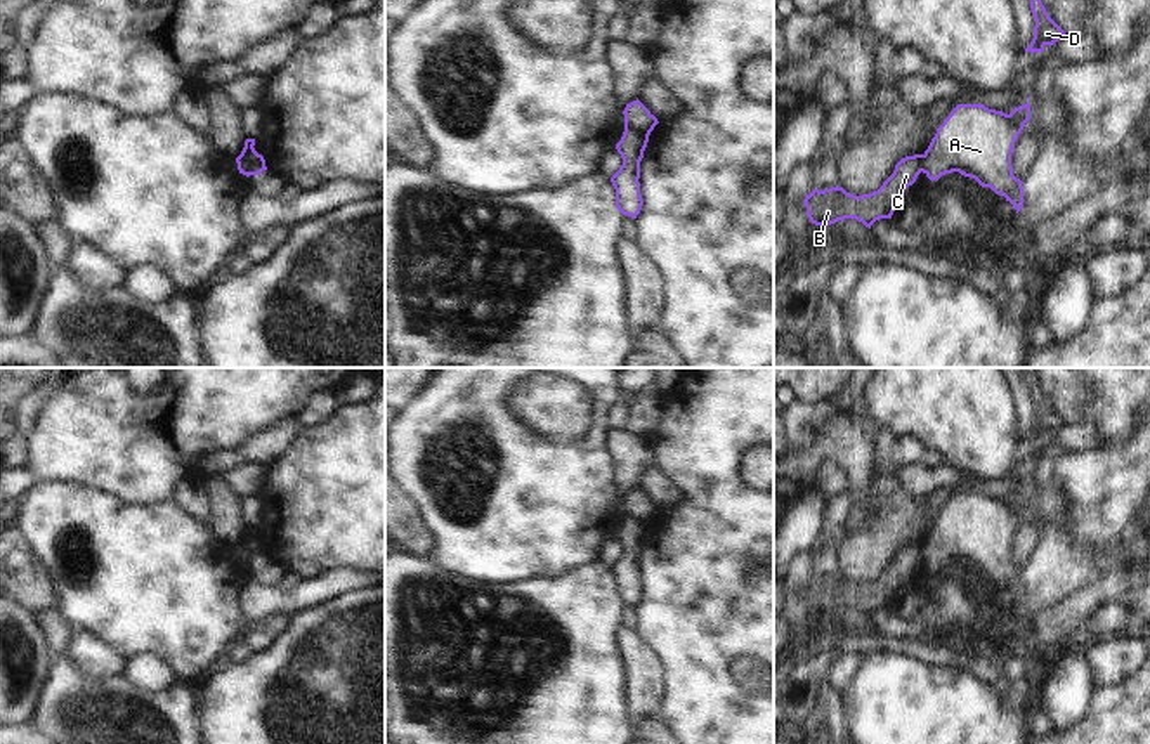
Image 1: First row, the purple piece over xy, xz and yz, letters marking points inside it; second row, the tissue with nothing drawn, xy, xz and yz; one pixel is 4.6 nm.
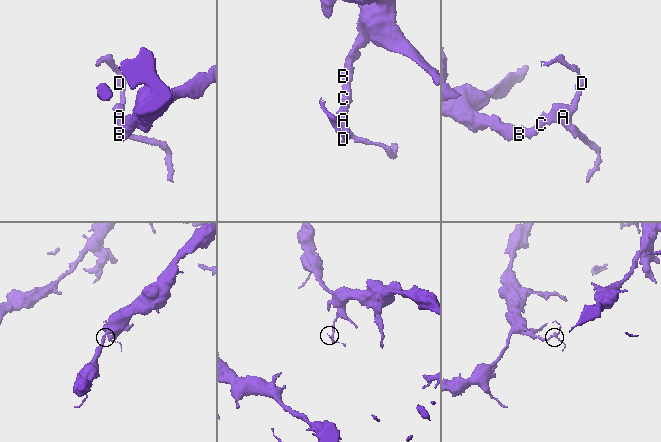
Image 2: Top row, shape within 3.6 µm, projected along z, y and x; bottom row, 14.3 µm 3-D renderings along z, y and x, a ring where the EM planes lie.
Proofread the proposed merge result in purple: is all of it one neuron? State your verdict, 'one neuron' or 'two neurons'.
two neurons

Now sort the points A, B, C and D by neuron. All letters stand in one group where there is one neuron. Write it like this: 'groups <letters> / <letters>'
groups A D / B C

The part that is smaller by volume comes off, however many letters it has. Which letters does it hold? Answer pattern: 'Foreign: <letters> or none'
Foreign: A, D.

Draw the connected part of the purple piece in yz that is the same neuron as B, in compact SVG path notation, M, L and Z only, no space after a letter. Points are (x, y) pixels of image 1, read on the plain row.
M923 543L905 545L883 574L869 583L853 584L843 576L813 578L803 588L812 612L827 616L838 609L855 607L866 616L879 607L892 607L897 586L916 571L923 560Z

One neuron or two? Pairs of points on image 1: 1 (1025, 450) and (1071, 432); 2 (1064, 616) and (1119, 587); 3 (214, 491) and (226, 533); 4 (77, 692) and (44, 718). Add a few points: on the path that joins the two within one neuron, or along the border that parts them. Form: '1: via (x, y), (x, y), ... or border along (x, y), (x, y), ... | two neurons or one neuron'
1: via (1036, 446), (1060, 439) | one neuron
2: via (1078, 609), (1105, 590) | one neuron
3: via (222, 502), (224, 522) | one neuron
4: via (68, 701), (52, 717) | one neuron

